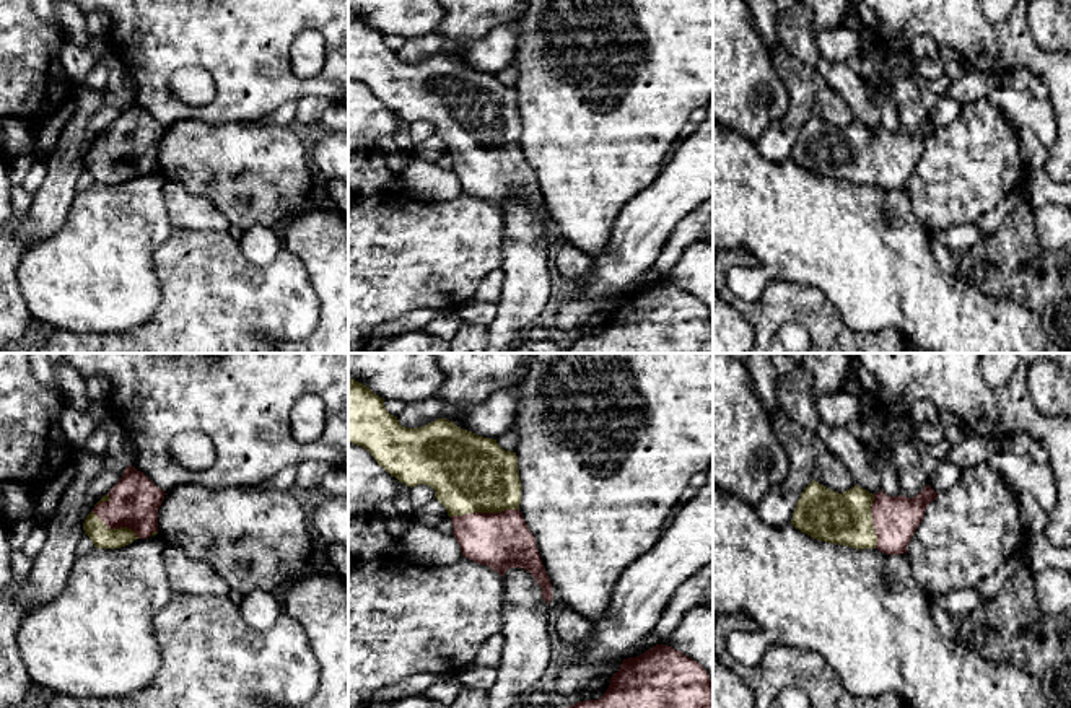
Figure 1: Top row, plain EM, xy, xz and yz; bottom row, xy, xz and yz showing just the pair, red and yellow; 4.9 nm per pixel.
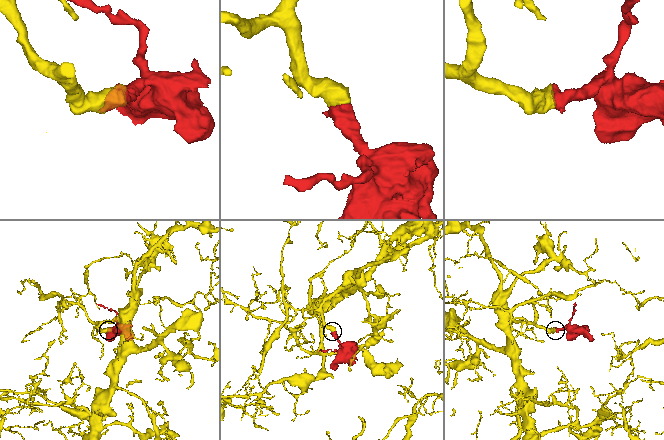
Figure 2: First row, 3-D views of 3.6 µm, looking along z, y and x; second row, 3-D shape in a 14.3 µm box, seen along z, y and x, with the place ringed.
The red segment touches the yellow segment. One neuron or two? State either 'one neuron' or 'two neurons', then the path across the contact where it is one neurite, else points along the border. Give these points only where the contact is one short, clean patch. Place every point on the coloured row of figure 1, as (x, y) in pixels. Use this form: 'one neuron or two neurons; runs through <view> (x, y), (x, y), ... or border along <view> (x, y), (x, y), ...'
one neuron; runs through xz (502, 541), (489, 528), (484, 513), (482, 492), (469, 474)

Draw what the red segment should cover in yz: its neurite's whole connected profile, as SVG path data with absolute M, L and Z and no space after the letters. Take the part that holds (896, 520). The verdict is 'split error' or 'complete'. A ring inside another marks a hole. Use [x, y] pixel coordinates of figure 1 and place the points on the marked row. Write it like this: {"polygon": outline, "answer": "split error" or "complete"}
{"polygon": "M812 480L796 503L791 524L828 544L907 553L926 506L939 495L926 485L916 496L876 495L855 485L838 493Z", "answer": "split error"}

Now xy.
{"polygon": "M129 465L86 516L83 531L98 548L120 548L156 535L164 495L143 472Z", "answer": "split error"}

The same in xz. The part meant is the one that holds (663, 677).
{"polygon": "M656 645L623 659L601 698L566 708L713 708L713 685L700 662Z", "answer": "complete"}

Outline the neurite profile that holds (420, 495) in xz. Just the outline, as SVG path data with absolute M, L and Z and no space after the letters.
M420 483L410 488L409 498L417 508L420 508L435 500L435 490L428 485Z

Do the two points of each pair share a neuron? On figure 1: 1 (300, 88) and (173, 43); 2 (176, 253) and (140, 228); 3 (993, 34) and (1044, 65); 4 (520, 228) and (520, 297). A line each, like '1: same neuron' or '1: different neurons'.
1: same neuron
2: different neurons
3: same neuron
4: same neuron

